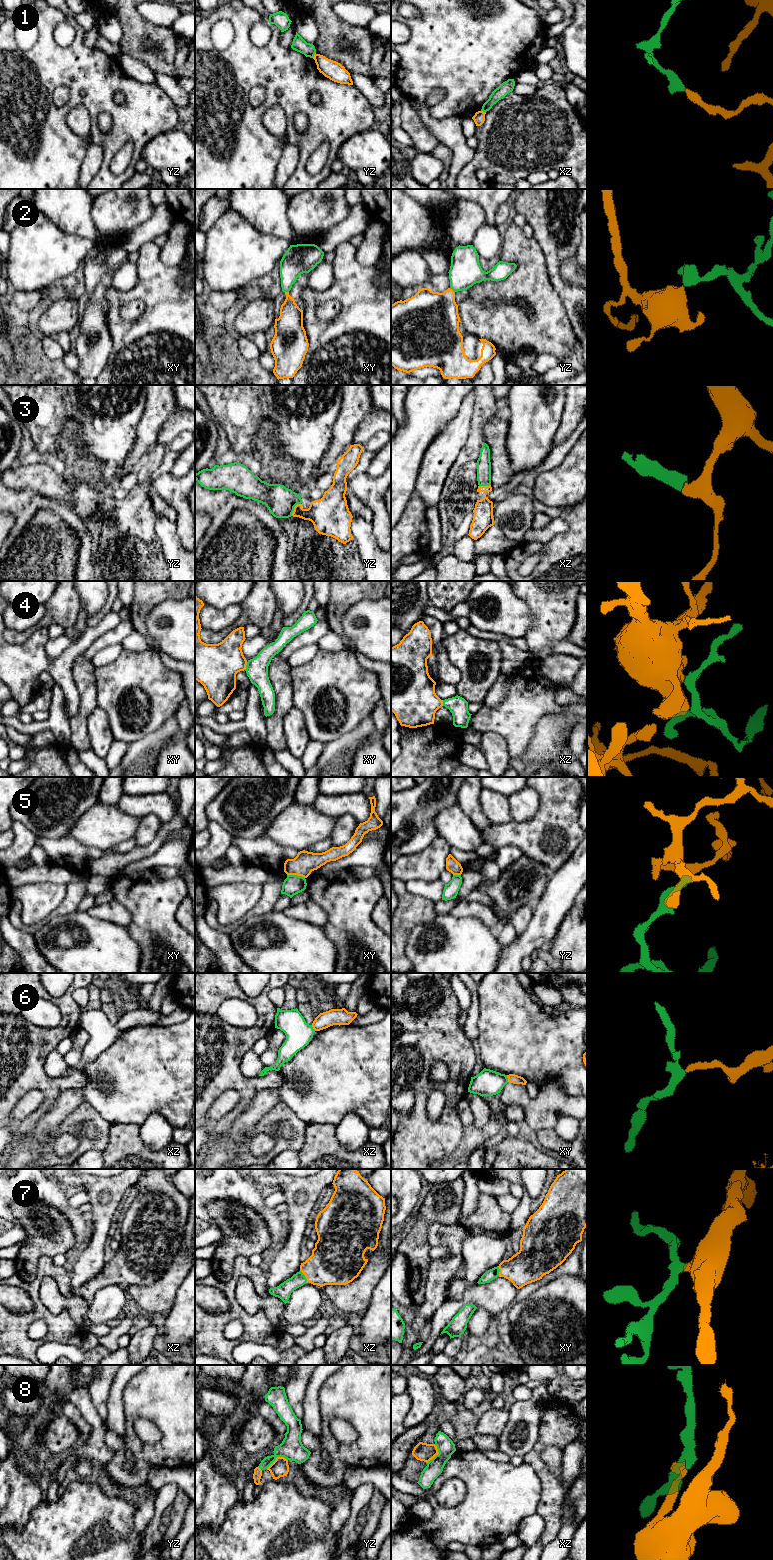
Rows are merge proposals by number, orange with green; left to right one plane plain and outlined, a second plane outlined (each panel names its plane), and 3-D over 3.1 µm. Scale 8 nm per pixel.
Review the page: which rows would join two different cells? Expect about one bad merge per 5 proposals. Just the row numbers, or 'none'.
1, 5

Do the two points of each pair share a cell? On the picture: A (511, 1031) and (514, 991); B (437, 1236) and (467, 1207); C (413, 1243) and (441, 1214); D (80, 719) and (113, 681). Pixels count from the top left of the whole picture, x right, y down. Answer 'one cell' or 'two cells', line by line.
A: one cell
B: two cells
C: one cell
D: two cells

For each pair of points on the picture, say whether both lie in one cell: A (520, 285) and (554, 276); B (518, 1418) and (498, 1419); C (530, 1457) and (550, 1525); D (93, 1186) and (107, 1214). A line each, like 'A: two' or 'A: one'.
A: two
B: two
C: one
D: one

